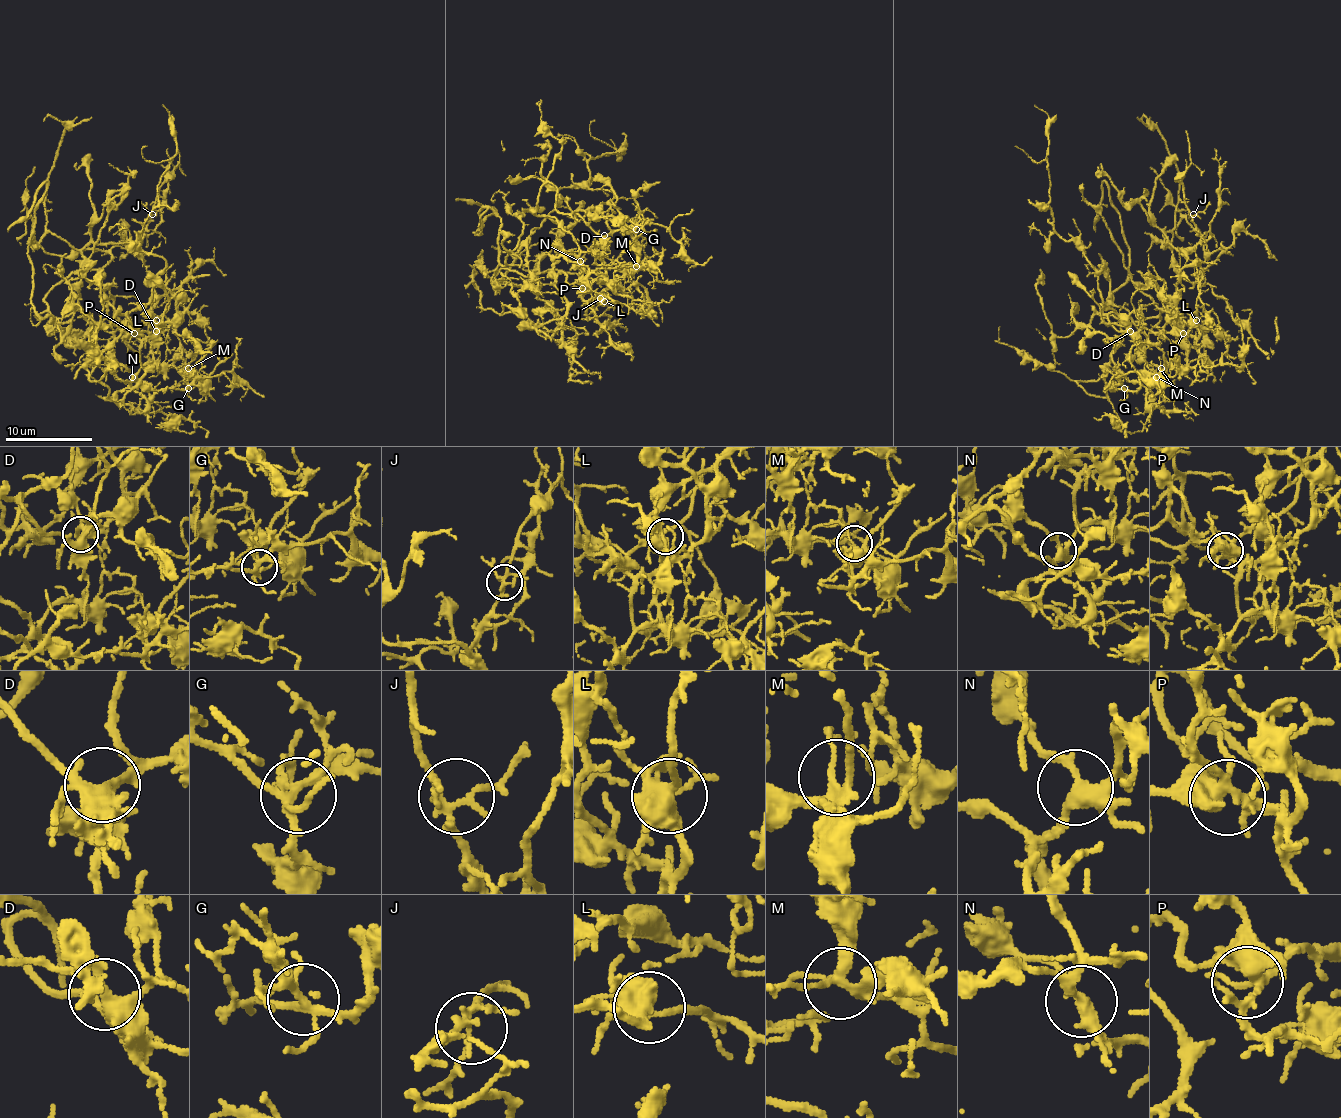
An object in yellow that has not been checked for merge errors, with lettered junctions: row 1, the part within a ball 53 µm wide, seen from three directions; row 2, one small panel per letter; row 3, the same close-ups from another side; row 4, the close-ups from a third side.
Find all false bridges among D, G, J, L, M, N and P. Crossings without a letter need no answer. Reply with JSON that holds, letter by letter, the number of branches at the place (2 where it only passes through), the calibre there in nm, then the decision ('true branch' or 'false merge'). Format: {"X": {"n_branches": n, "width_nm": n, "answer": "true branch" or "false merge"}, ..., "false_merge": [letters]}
{"D": {"n_branches": 5, "width_nm": 360, "answer": "true branch"}, "G": {"n_branches": 7, "width_nm": 240, "answer": "true branch"}, "J": {"n_branches": 4, "width_nm": 170, "answer": "true branch"}, "L": {"n_branches": 5, "width_nm": 400, "answer": "true branch"}, "M": {"n_branches": 5, "width_nm": 240, "answer": "true branch"}, "N": {"n_branches": 4, "width_nm": 320, "answer": "true branch"}, "P": {"n_branches": 6, "width_nm": 400, "answer": "true branch"}, "false_merge": []}

